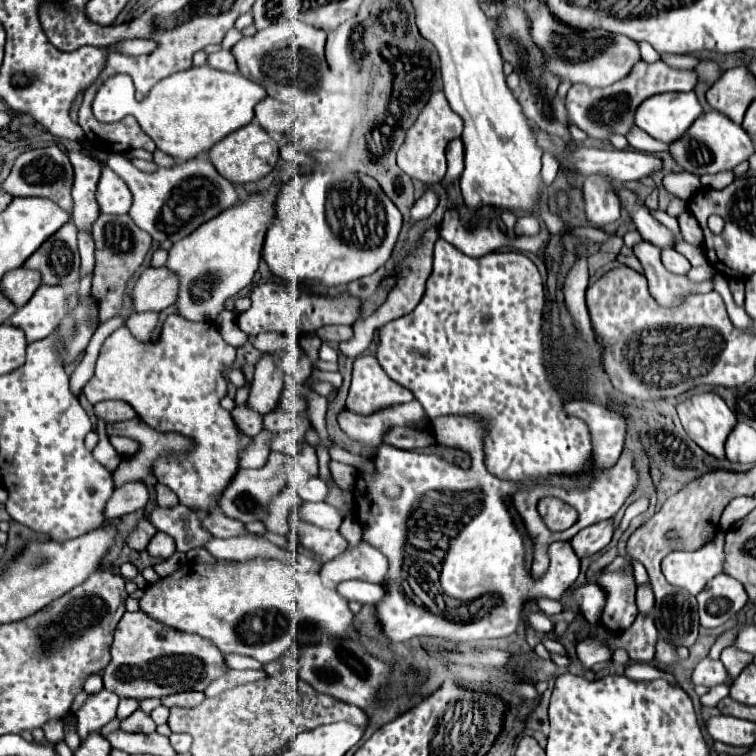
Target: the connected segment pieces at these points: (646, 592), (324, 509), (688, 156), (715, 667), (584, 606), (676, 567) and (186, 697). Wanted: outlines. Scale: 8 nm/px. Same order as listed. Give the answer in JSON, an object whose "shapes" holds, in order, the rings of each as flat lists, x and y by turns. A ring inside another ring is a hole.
{"shapes":[[[639,585,637,587,637,607,639,607,639,611,649,613,649,609,653,607,653,603,655,603,655,599,653,599,651,585]],[[303,503,299,509,293,509,291,521,309,521,323,529,339,529,343,515,337,507,329,503]],[[719,111,703,113,679,141,671,143,673,159,679,163,681,169,695,175,731,171,735,165,747,161,751,153,755,153,755,147,747,131]],[[705,657,703,661,697,663,697,667,693,669,693,685,705,685,705,687,715,687,715,685,731,685,733,677,725,671,721,661,713,661,709,657]],[[585,583,577,589,571,589,571,595,573,595,573,601,579,607,579,611,585,615,585,619,595,625,601,617,601,609,605,605,605,593,601,591,601,587,593,585,593,583]],[[711,541,697,551,671,551,669,563,665,563,665,577,673,579,671,585,685,587,697,595,715,575,723,571,725,551,723,541]],[[189,691,189,693,177,693,177,695,171,695,171,697,165,697,165,699,161,699,161,703,169,709,171,707,197,707,203,699,205,699,203,693]]]}

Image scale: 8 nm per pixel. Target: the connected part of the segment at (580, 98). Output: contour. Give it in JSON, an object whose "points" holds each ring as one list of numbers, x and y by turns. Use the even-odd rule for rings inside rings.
{"points":[[643,59,637,61,631,67,631,73,627,73,627,77,619,79,617,83,609,85,609,87,601,87,601,89,589,89,585,85,573,85,567,93,565,99,565,107,569,113,569,119,583,129,589,137,593,139,601,139,607,141,611,137,611,133,621,133,627,135,631,131,631,127,635,127,635,111,637,107,659,93,667,93,667,91,691,91,697,83,695,73,691,71,679,71,679,69,671,69,669,65,665,65,663,61,655,61,655,63,645,63]]}

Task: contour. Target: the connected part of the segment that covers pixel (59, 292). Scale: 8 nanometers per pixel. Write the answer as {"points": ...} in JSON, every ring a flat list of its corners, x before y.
{"points":[[41,285,35,295,11,317,11,323,25,331,27,341,47,337,65,315,65,289,61,285]]}

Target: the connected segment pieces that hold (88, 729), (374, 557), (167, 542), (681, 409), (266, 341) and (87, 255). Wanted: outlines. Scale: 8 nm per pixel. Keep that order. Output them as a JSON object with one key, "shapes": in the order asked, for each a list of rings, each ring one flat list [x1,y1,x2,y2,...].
{"shapes":[[[103,689,101,693,89,695,87,703,77,711,77,733,81,737,81,741,91,735,91,733,99,733,101,727,105,727,117,711,117,695]],[[361,543,355,549,347,549,339,557,327,561,321,567,323,581,337,585,347,579,361,579,369,583,385,585,387,581,387,557,373,549,367,543]],[[157,531,155,537,149,541,147,551,151,557,163,557,167,559,169,555,175,553,175,541,171,541,171,537,167,537,167,533]],[[695,393,677,405,677,413,685,433,705,453,725,459,725,441,737,417,717,393]],[[261,333,259,337,253,341,253,345,255,345,259,351,267,353,267,351,273,351,273,349,281,349,281,347,283,347,281,341,283,341,283,335,279,335,279,333]],[[79,233,79,253,81,253,81,269,79,279,93,271,93,237,89,233]]]}

